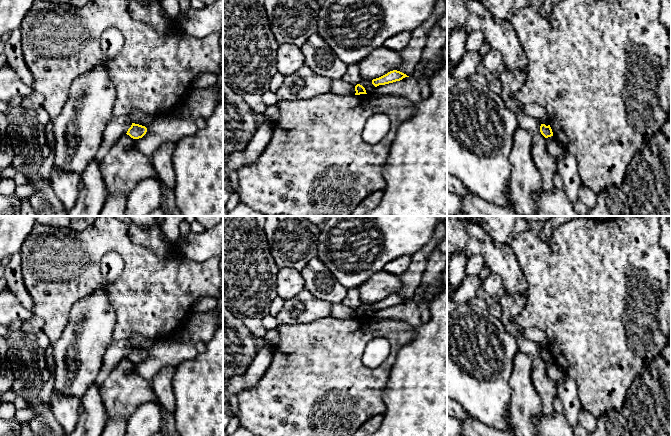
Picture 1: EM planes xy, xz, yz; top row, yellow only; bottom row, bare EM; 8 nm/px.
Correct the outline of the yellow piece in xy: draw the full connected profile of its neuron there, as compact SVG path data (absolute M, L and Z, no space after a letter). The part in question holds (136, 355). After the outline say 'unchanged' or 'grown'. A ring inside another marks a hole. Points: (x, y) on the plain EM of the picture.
M132 347L126 358L133 363L139 363L142 362L146 358L146 356L147 352L145 350Z; unchanged

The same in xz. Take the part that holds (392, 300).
M393 294L379 302L373 303L372 308L375 311L377 311L379 309L385 309L385 308L396 306L396 305L400 305L405 301L409 301L409 300L407 300L406 298L404 298L400 295Z; unchanged

